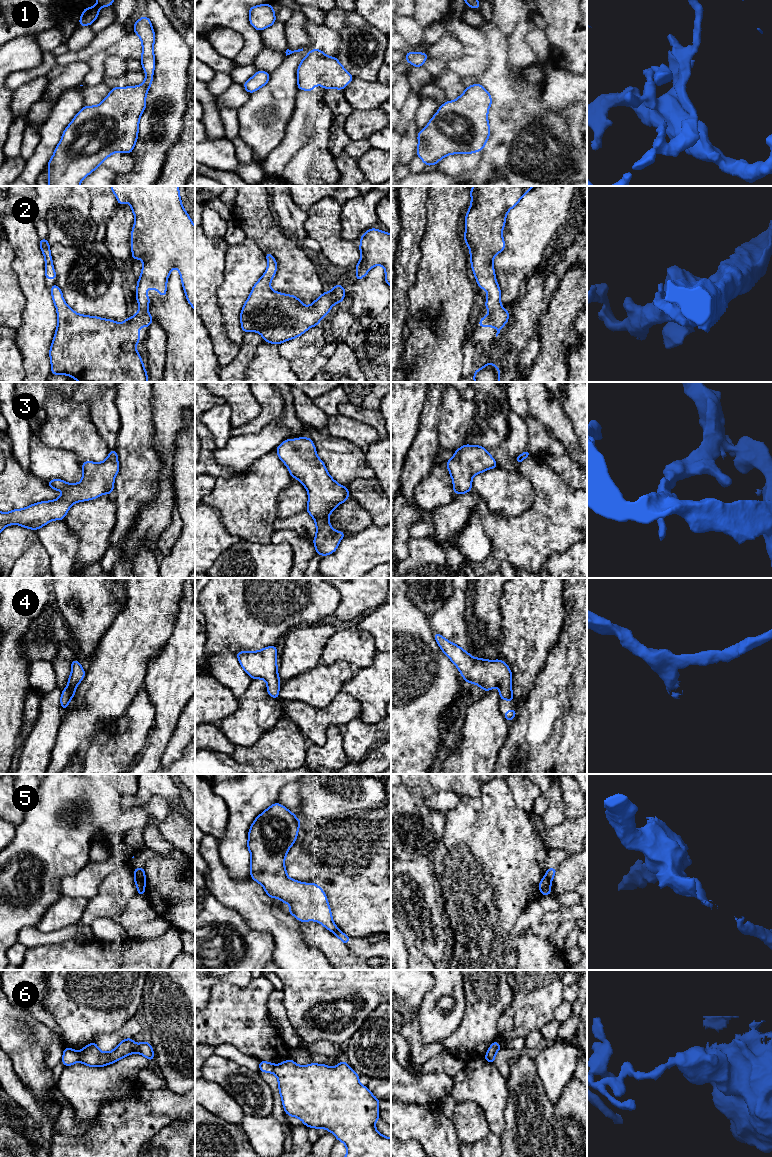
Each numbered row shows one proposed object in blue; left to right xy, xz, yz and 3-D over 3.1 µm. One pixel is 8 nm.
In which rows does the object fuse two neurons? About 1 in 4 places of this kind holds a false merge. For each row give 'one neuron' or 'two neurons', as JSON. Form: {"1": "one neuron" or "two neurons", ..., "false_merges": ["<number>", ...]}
{"1": "one neuron", "2": "one neuron", "3": "one neuron", "4": "one neuron", "5": "two neurons", "6": "two neurons", "false_merges": ["5", "6"]}

